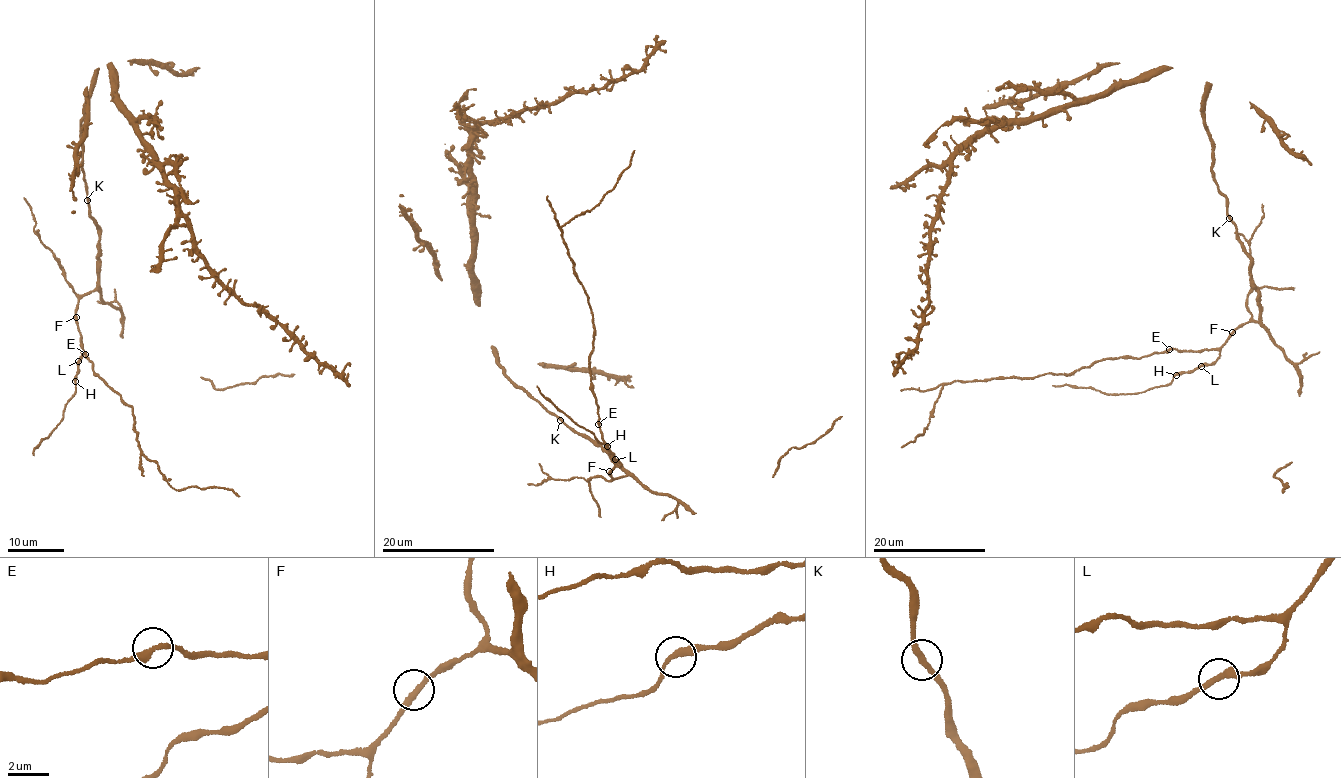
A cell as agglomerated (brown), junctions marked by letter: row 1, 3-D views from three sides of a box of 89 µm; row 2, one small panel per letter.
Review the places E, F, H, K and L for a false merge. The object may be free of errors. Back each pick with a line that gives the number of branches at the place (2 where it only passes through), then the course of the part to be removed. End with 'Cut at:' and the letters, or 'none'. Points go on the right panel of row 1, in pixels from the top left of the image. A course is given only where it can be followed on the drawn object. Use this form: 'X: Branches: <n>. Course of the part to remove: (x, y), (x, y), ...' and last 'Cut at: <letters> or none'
Cut at: none

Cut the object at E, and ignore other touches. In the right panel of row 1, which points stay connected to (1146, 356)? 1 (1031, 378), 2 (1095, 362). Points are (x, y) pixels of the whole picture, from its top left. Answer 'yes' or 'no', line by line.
1: yes
2: yes

